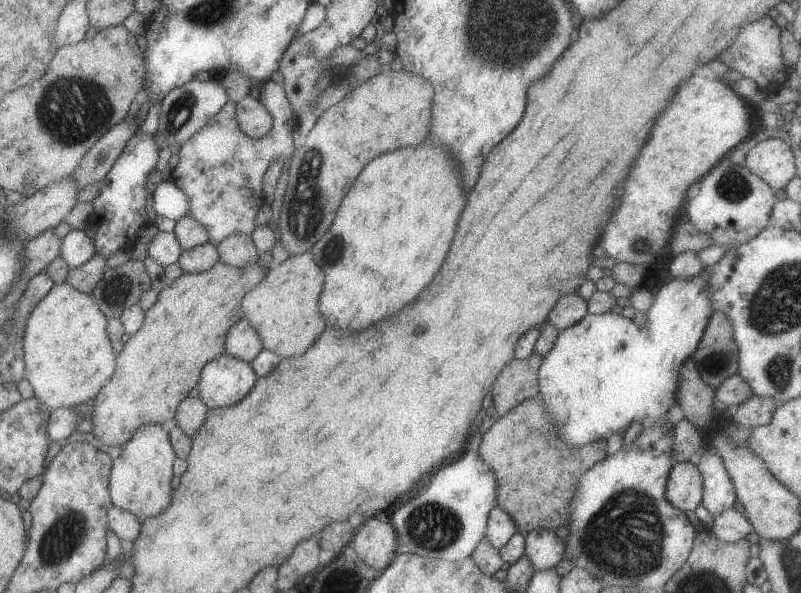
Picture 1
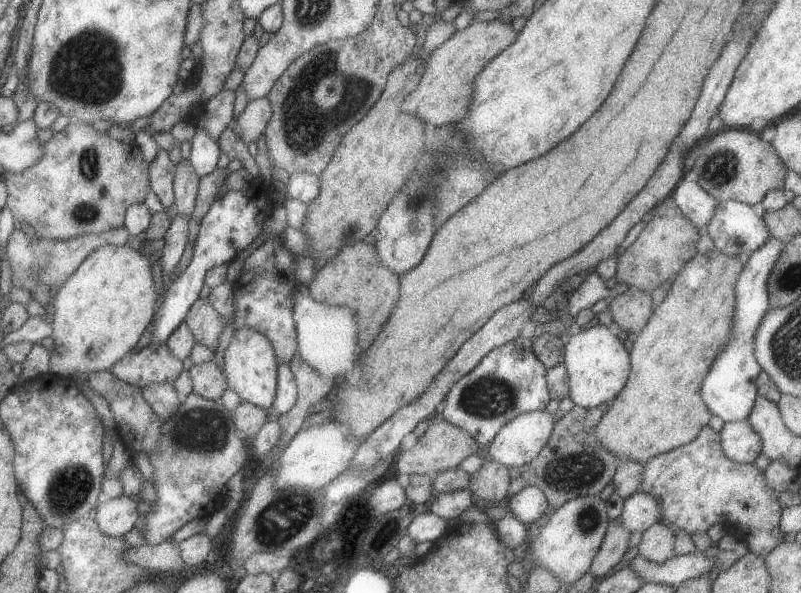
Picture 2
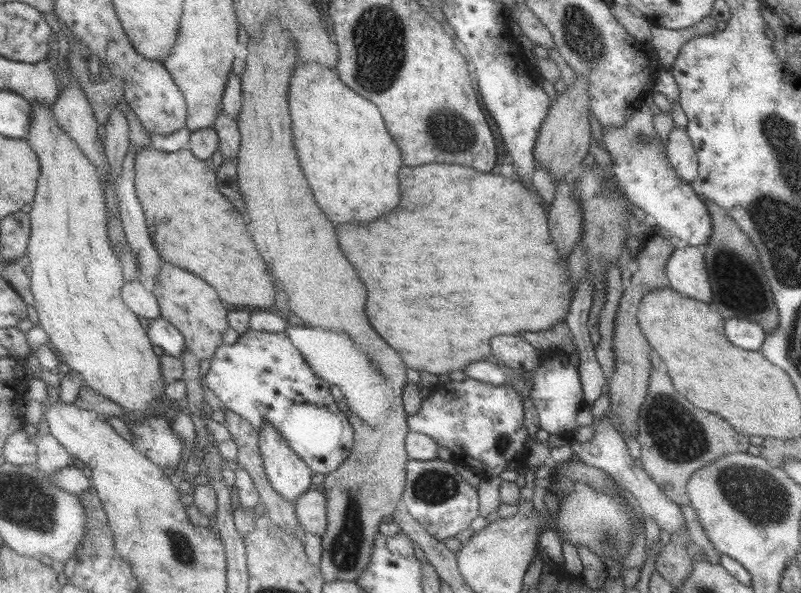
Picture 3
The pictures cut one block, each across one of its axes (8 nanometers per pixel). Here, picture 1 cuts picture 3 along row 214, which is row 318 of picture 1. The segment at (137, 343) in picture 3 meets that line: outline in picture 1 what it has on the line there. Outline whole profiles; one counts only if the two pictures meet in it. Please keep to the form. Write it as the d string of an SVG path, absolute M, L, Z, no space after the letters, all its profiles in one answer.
M69 283L56 284L46 297L32 310L24 334L25 380L30 382L34 397L48 409L68 408L90 403L112 378L116 369L116 356L107 332L108 318L96 305L91 294L80 292Z

